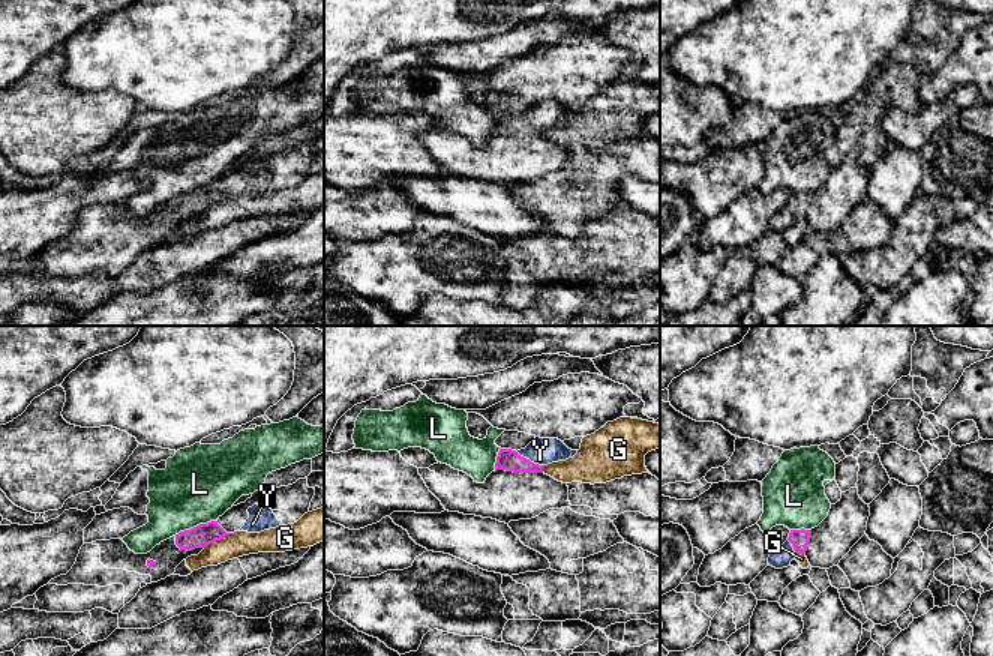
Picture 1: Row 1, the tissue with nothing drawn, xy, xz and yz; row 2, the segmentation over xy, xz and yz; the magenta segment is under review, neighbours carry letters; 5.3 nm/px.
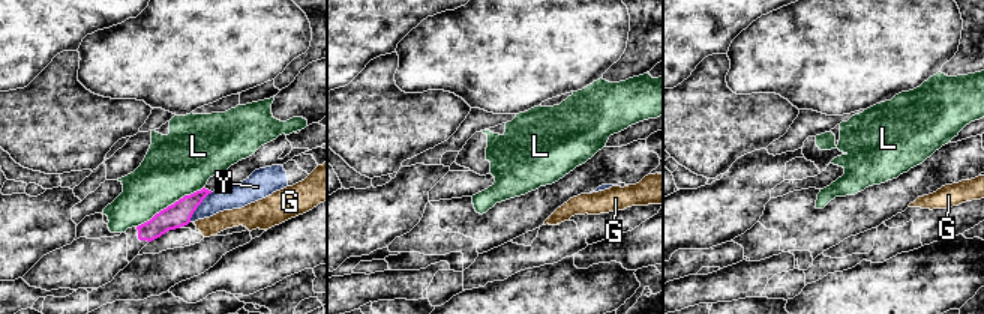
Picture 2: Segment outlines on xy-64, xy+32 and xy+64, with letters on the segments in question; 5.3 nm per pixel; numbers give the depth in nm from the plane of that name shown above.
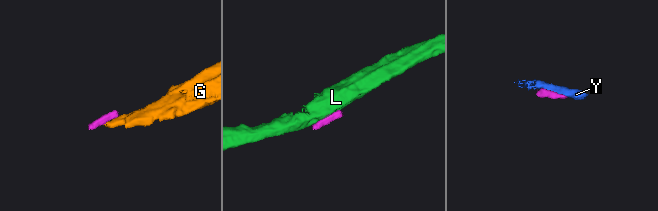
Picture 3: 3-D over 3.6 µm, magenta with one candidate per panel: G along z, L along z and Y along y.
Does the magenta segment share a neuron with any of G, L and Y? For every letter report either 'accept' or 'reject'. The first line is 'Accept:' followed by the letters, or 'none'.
Accept: Y
G: reject
L: reject
Y: accept

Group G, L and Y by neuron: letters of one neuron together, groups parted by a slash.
G / L / Y

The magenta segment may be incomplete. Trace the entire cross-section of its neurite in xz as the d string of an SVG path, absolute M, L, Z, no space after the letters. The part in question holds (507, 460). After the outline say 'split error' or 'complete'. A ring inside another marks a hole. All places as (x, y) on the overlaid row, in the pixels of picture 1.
M536 437L518 452L500 449L495 470L483 483L441 462L418 468L418 474L446 510L508 524L572 506L567 483L544 474L543 467L576 453L558 438Z; split error

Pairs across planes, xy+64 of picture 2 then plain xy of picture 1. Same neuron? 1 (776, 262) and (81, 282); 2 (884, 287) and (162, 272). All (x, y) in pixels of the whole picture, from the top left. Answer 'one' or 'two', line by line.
1: one
2: two

